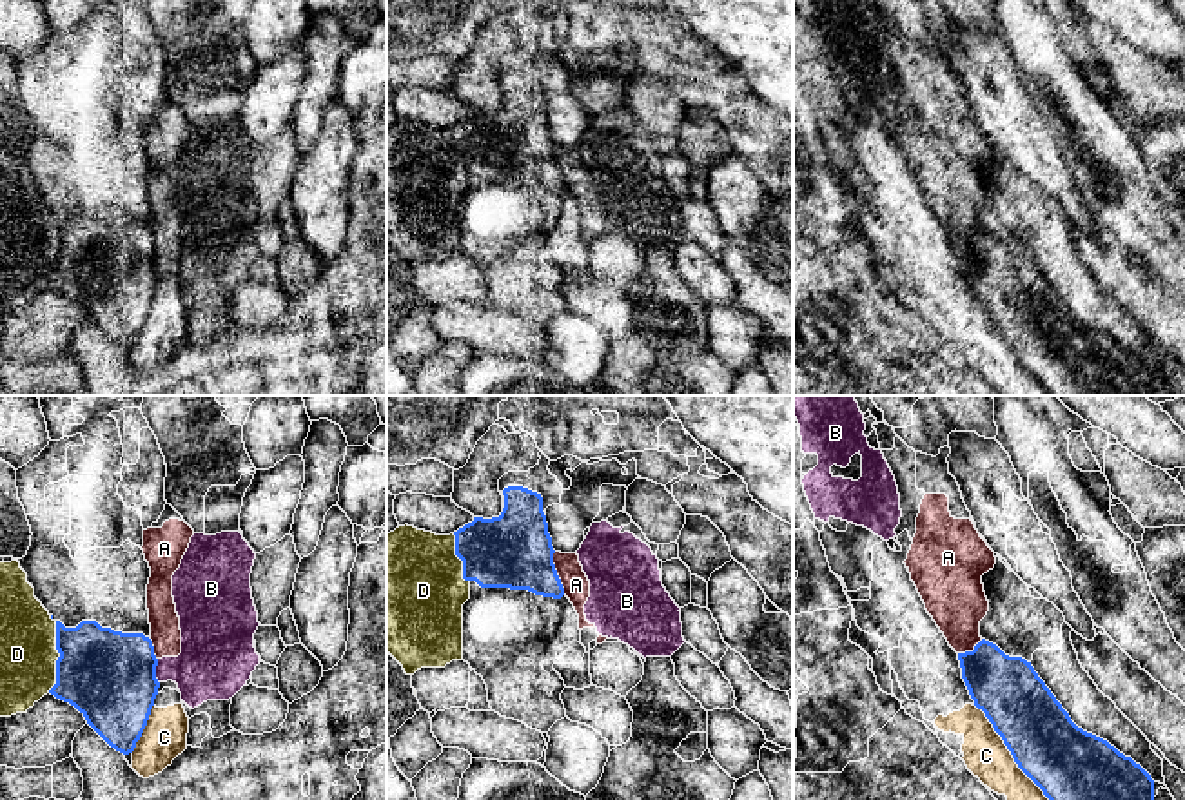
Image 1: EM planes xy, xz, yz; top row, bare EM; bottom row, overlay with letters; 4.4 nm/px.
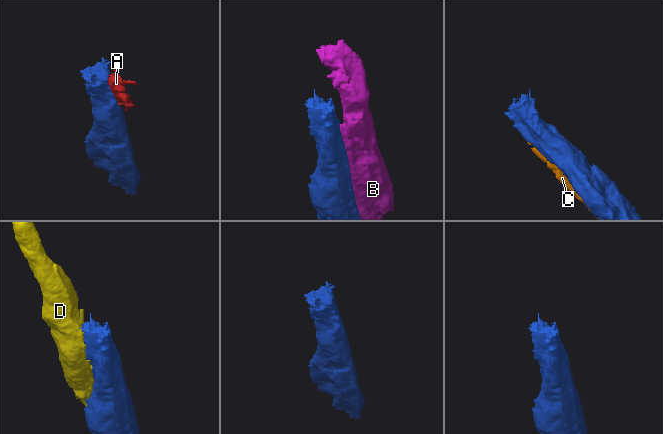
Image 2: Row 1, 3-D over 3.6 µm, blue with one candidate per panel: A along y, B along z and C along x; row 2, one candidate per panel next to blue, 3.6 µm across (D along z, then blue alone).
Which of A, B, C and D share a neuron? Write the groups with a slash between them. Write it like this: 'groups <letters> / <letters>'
groups A B / C / D

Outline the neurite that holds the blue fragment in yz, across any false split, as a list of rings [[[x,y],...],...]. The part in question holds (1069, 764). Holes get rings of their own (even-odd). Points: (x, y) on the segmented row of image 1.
[[[985,639],[973,651],[958,653],[958,660],[974,706],[1051,802],[1154,802],[1151,775],[1107,740],[1078,728],[1031,662],[1005,655]]]

